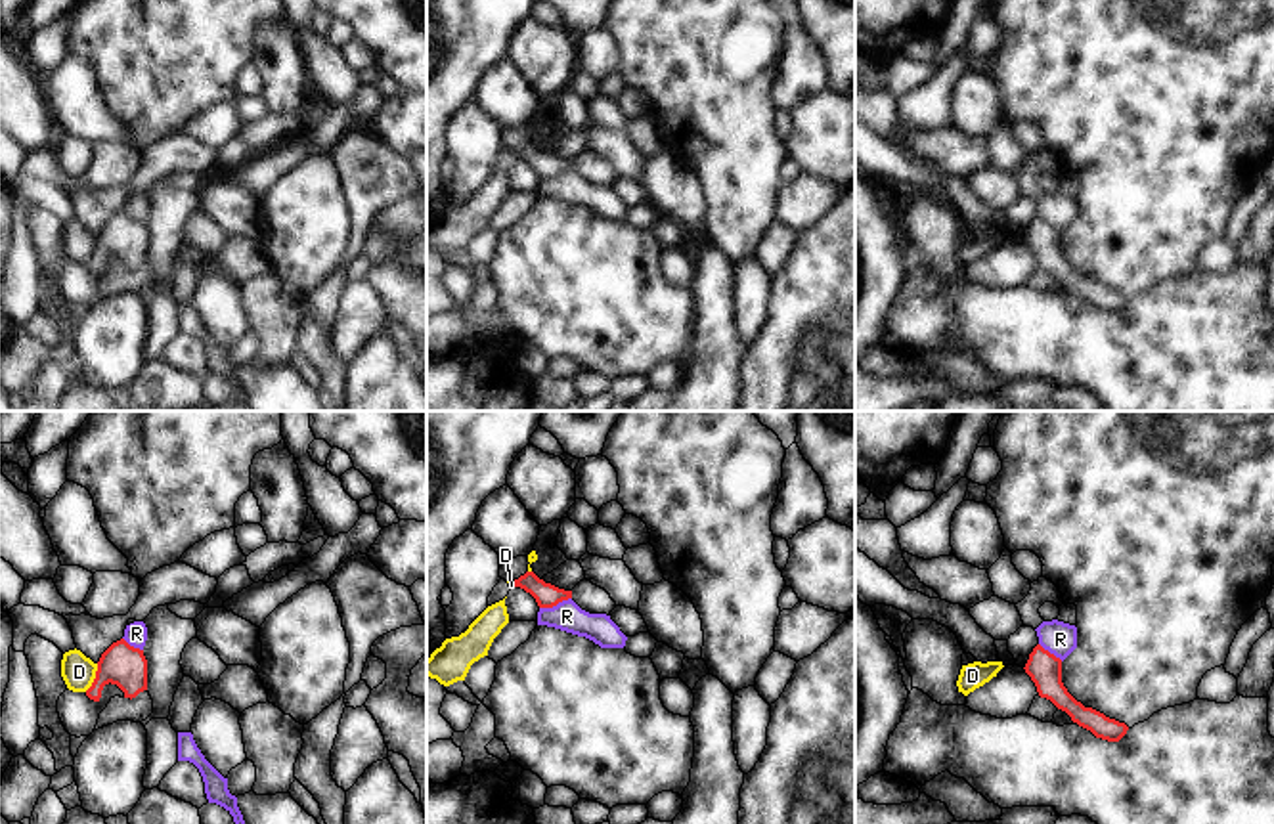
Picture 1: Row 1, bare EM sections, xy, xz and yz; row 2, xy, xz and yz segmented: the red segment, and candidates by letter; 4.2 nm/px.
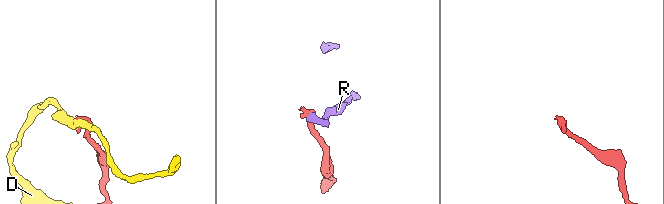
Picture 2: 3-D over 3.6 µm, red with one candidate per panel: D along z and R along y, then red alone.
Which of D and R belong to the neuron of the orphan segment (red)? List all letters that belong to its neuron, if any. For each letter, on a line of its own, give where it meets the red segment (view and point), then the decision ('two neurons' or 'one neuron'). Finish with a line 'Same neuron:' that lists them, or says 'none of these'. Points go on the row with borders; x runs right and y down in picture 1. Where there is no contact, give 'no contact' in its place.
D: xy (96, 677) | two neurons
R: xz (555, 605) | two neurons
Same neuron: none of these

